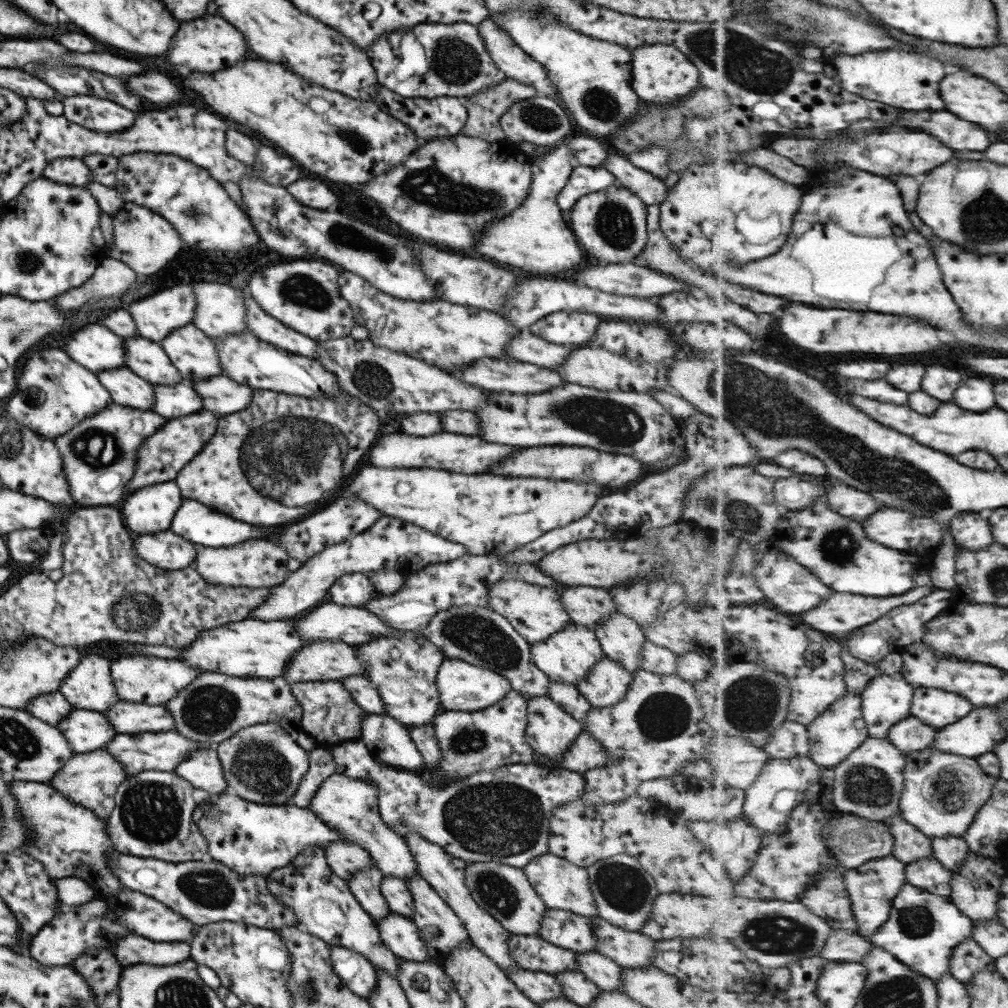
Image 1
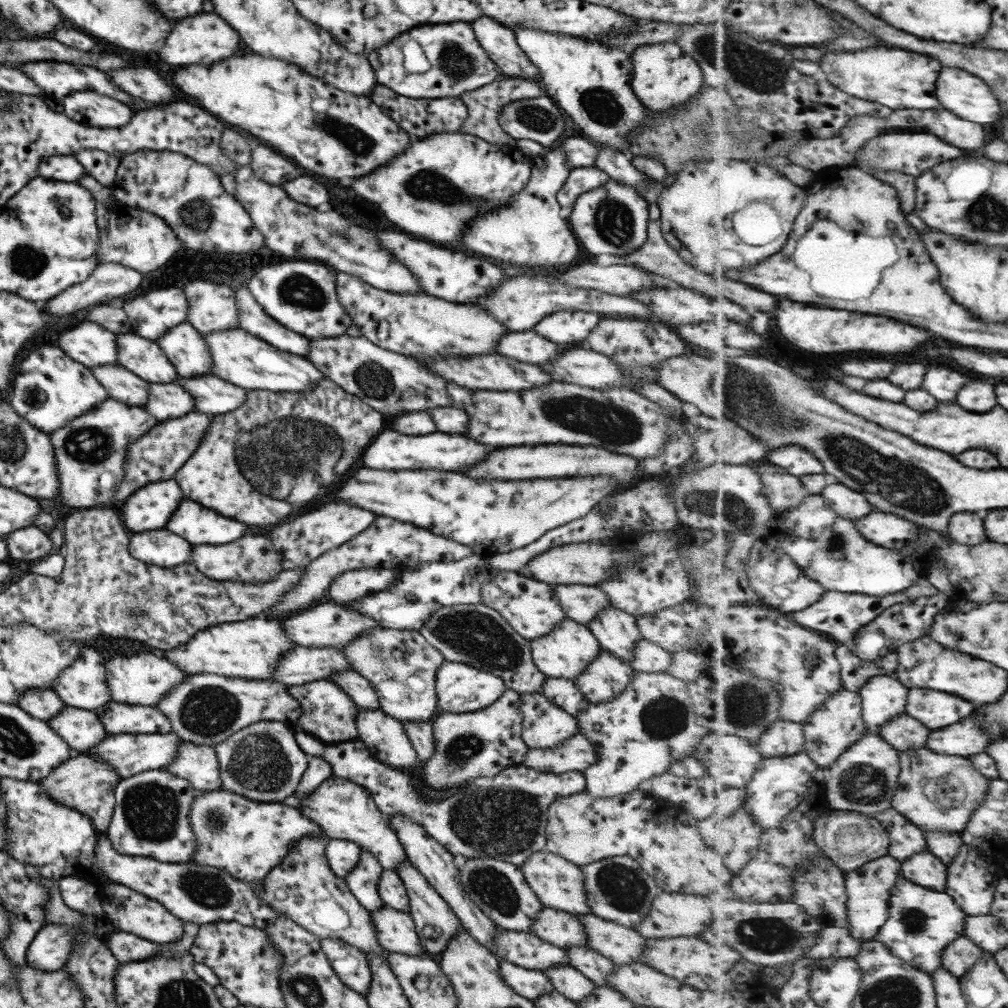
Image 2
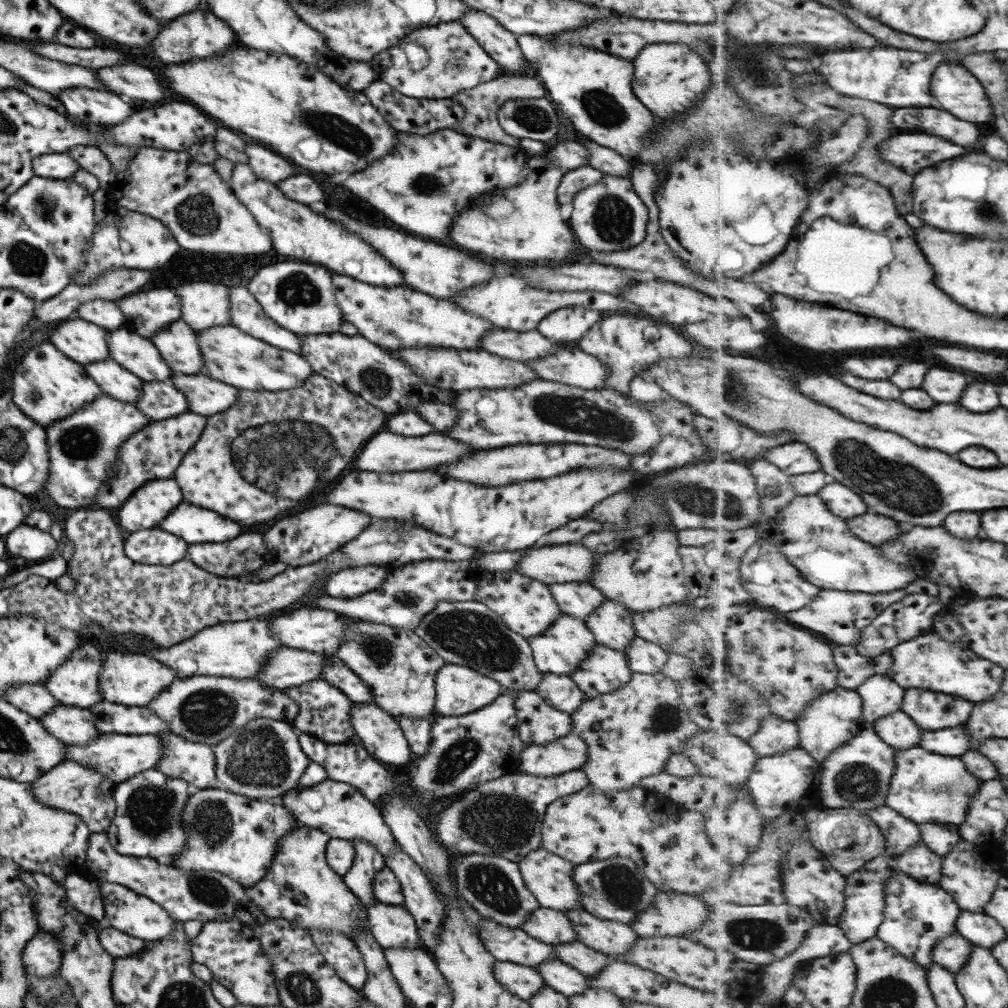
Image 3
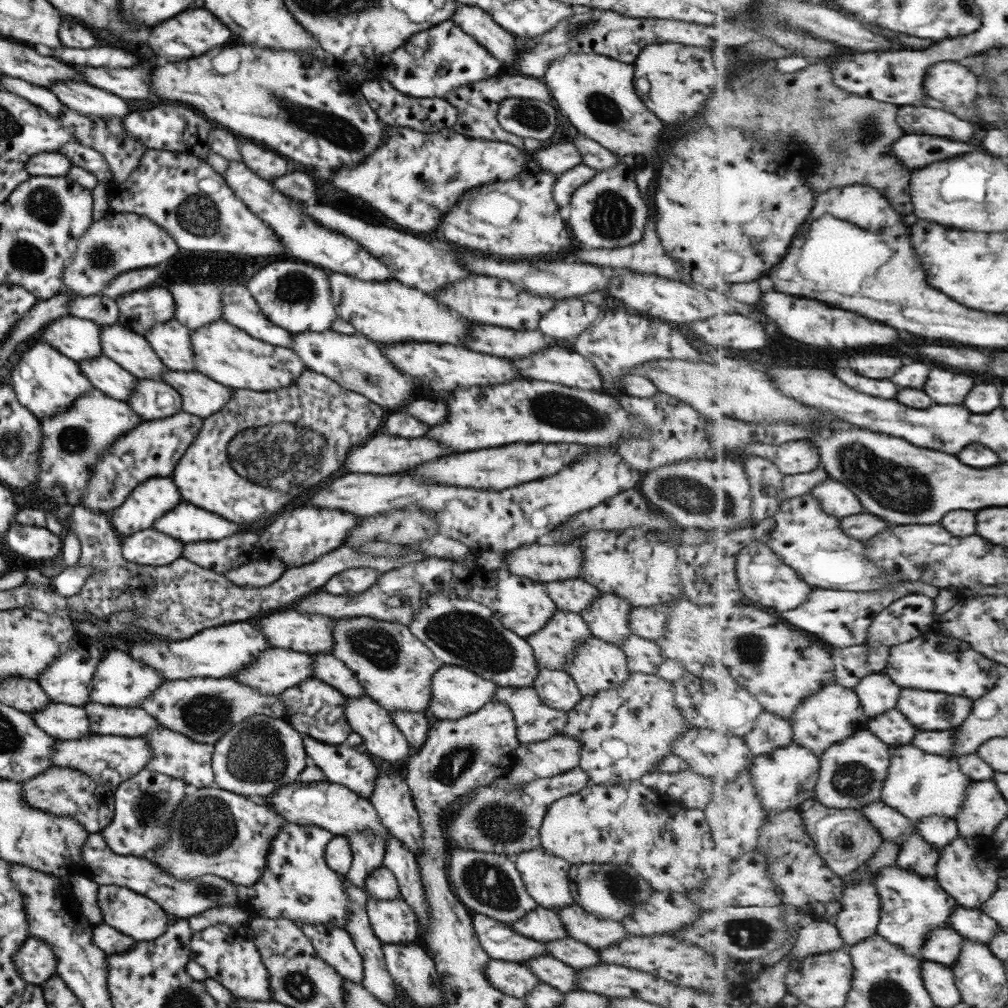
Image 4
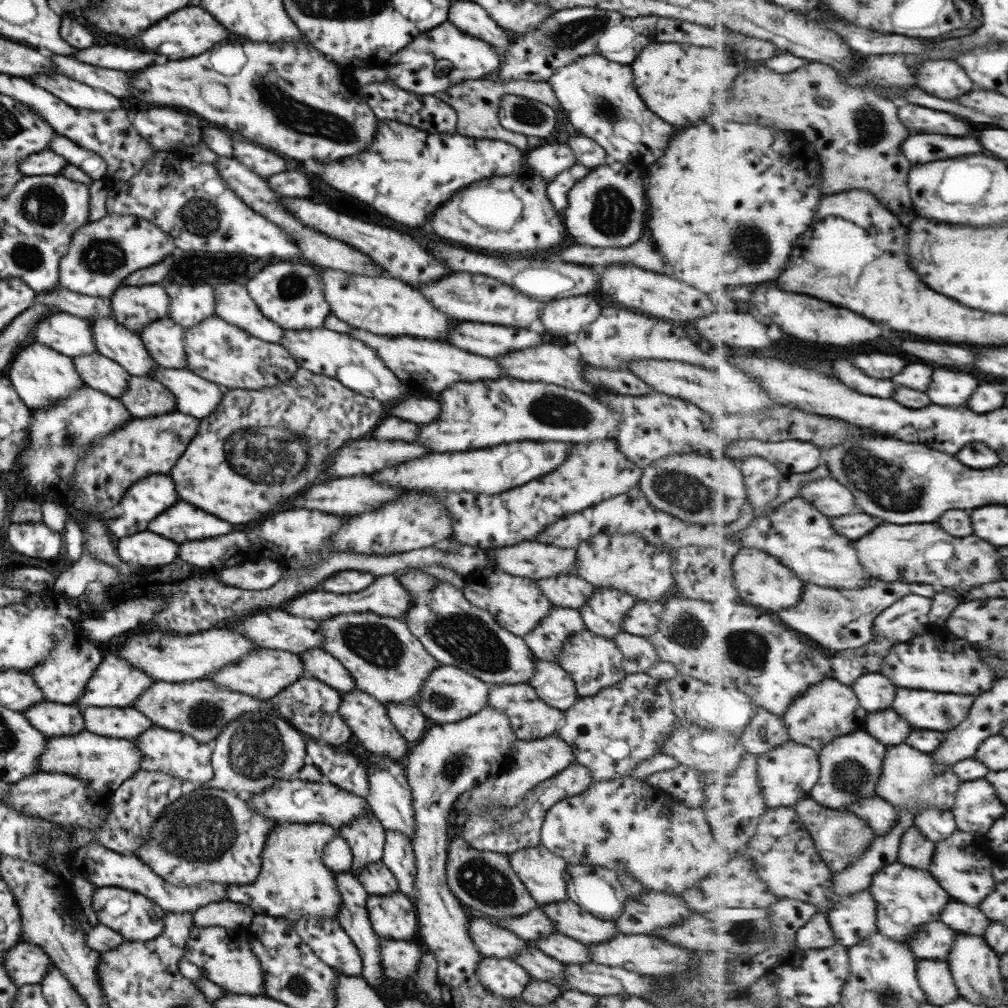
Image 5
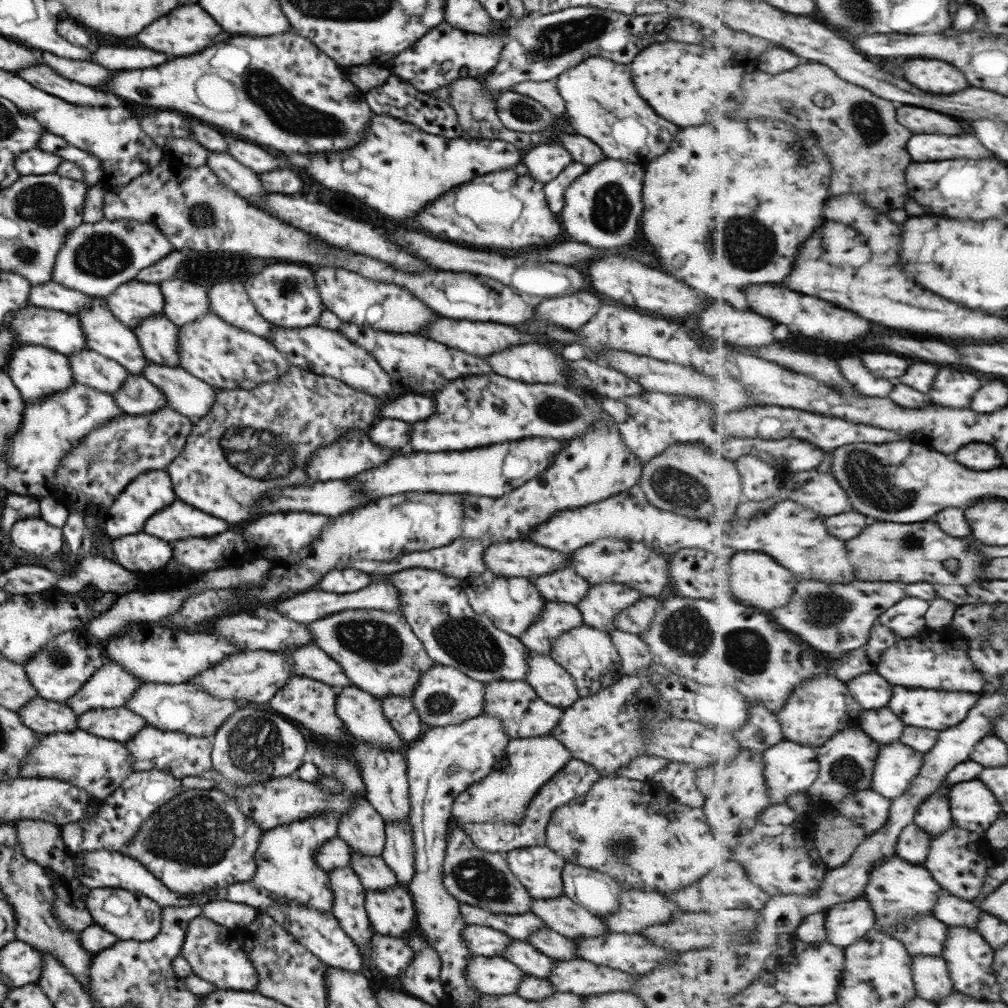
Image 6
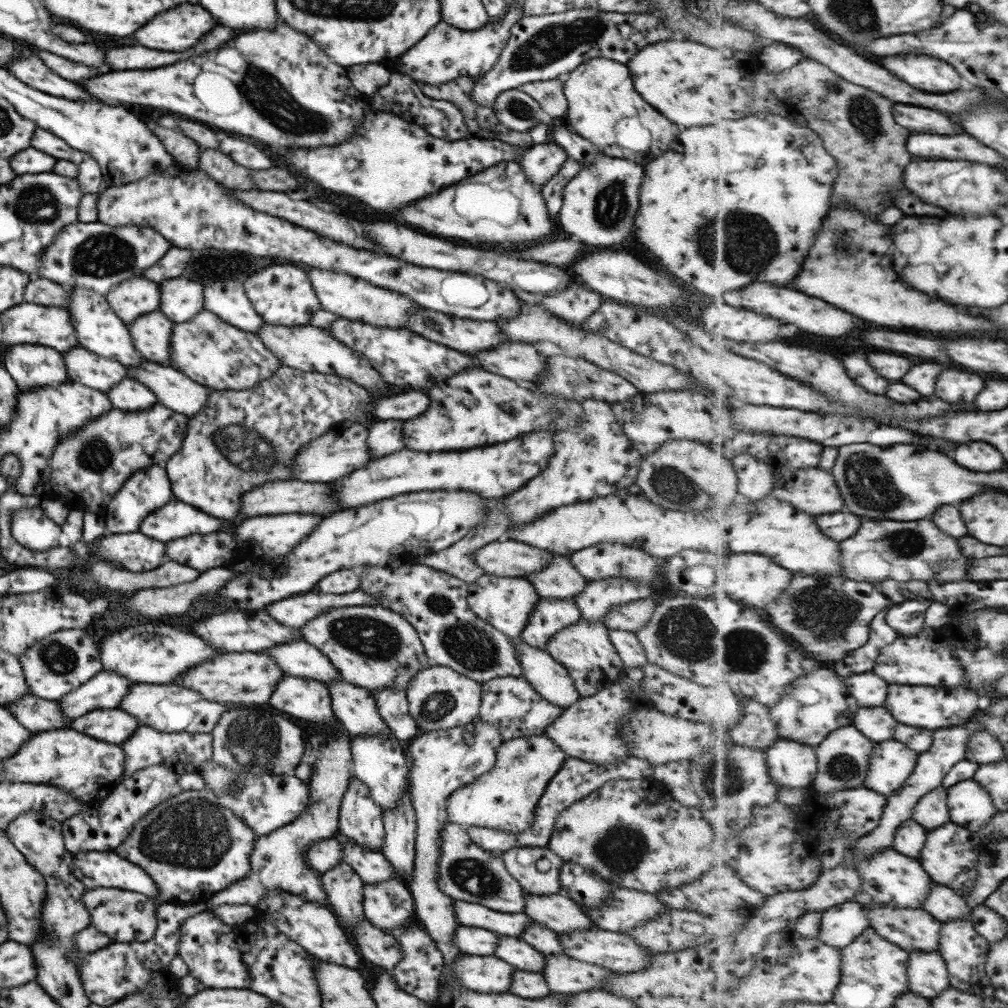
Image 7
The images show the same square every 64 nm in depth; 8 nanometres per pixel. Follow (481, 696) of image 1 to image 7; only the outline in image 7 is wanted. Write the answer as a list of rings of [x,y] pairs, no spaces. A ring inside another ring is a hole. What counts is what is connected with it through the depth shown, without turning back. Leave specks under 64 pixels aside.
[[[430,665],[417,671],[404,688],[408,714],[421,732],[461,727],[478,717],[480,708],[480,683],[447,668]]]

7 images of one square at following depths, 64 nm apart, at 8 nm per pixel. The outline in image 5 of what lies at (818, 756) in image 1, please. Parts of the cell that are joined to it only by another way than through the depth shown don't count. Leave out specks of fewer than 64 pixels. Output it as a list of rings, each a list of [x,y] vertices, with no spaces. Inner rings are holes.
[[[829,677],[808,688],[802,697],[795,699],[789,712],[782,718],[789,730],[791,741],[809,746],[820,753],[827,744],[831,744],[839,736],[865,730],[867,716],[868,710],[861,706],[861,701],[852,686]]]

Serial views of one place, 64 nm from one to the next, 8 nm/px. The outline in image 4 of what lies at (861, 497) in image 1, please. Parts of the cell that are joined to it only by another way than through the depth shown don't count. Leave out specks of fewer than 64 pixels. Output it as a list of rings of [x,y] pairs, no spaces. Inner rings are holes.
[[[831,477],[815,485],[809,493],[820,500],[820,504],[828,513],[840,519],[865,512],[853,492],[845,484]]]

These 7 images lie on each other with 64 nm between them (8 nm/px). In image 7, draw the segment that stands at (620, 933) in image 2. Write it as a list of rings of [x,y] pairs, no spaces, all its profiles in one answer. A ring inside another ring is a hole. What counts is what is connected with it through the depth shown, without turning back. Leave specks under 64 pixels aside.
[[[561,892],[541,896],[525,893],[522,912],[558,935],[596,928],[581,907]]]

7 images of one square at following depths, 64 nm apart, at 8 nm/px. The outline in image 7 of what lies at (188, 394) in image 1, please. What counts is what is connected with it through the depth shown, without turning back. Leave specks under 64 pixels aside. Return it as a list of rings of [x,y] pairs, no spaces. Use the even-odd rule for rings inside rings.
[[[121,379],[115,386],[106,390],[113,409],[135,412],[151,408],[157,403],[156,396],[135,379]]]

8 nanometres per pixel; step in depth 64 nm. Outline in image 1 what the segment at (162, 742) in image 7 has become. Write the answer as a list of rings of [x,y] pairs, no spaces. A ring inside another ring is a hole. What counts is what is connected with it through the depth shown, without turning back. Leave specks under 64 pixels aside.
[[[214,748],[191,752],[191,756],[188,756],[176,764],[173,773],[183,778],[186,782],[189,782],[193,789],[206,791],[209,796],[218,795],[219,793],[223,794],[229,791],[227,783],[225,783],[225,779],[223,779],[223,772],[221,771],[220,762]]]

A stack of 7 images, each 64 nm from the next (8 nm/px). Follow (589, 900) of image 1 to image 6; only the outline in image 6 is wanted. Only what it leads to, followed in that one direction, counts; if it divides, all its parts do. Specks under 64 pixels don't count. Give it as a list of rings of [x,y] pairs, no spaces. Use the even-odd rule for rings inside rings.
[[[544,845],[515,848],[503,854],[509,870],[533,899],[562,894],[560,877],[564,861]]]

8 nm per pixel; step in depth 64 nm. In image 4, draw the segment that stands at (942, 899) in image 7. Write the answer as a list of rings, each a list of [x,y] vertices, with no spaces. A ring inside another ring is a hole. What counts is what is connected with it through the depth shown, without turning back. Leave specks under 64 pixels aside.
[[[959,904],[950,918],[950,926],[960,932],[965,939],[978,940],[986,945],[990,943],[997,931],[1003,929],[982,909],[965,908]]]

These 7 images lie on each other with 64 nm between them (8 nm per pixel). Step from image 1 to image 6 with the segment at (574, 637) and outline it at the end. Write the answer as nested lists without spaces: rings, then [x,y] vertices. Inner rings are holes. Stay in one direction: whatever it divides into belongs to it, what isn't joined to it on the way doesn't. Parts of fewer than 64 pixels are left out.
[[[545,601],[539,616],[518,636],[527,650],[547,655],[554,640],[562,632],[582,625],[582,616],[575,605]]]

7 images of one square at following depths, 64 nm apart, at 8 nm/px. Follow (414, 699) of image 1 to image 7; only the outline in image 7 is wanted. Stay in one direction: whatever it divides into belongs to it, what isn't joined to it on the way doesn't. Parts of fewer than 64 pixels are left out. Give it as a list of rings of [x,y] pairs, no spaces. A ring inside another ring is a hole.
[[[354,606],[327,609],[299,627],[302,640],[314,646],[338,670],[340,678],[364,688],[369,692],[375,689],[393,687],[404,692],[409,679],[431,664],[425,656],[415,629],[400,615],[389,609],[375,606]]]

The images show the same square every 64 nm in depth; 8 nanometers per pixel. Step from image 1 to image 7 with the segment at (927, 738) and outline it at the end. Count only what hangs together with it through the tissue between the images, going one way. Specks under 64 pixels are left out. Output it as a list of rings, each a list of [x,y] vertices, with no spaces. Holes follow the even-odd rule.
[[[861,706],[858,715],[855,716],[854,726],[878,744],[895,739],[895,728],[899,726],[899,721],[884,707],[863,708]]]

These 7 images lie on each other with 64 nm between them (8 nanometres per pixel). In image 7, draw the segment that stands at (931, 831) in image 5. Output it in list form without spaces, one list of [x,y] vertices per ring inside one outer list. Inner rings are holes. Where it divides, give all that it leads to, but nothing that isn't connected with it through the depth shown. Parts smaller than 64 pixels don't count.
[[[939,786],[937,790],[921,797],[915,805],[913,819],[929,831],[951,821],[948,790]]]

